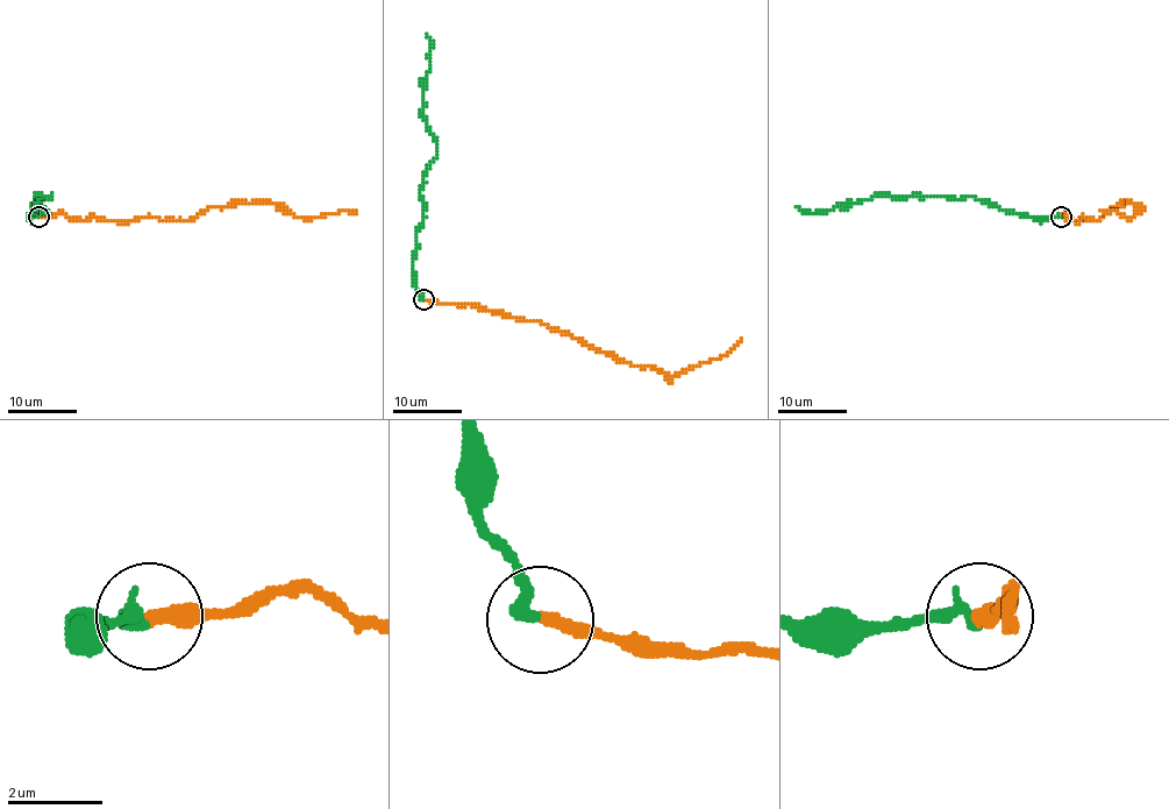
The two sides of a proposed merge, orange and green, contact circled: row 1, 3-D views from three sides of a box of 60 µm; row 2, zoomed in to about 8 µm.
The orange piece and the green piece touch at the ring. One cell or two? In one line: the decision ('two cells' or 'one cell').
two cells

